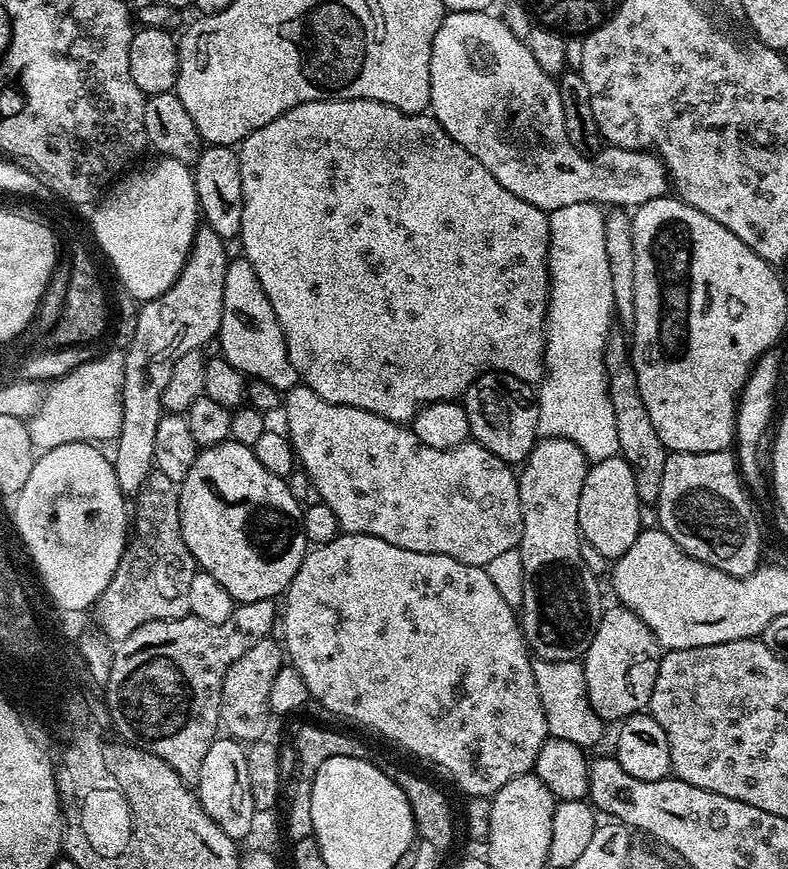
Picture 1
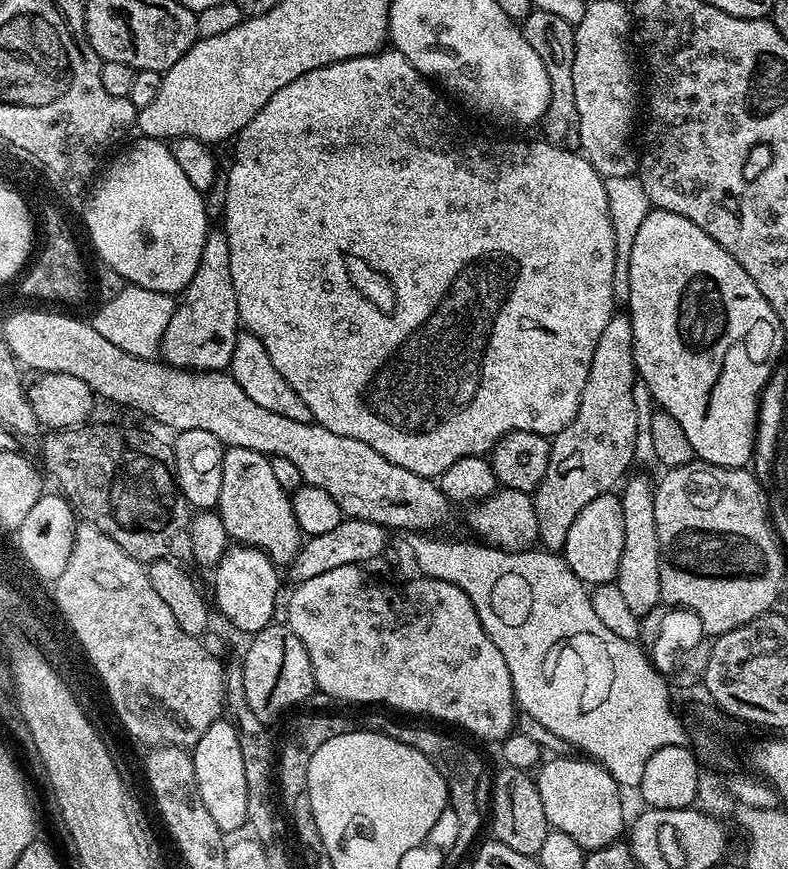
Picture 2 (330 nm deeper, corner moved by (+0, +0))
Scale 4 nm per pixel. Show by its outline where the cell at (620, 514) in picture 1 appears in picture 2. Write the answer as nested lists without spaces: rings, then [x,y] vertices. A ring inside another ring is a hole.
[[[615,491],[603,492],[601,496],[594,498],[594,502],[590,502],[590,506],[582,509],[578,518],[574,518],[570,534],[566,534],[562,555],[570,570],[574,570],[574,574],[585,586],[610,584],[618,574],[618,562],[622,562],[623,545],[622,502]]]

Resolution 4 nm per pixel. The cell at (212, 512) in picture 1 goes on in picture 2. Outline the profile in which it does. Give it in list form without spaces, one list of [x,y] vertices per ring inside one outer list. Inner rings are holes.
[[[233,543],[222,554],[212,576],[212,592],[216,595],[215,607],[238,632],[255,634],[267,624],[273,623],[276,612],[276,595],[280,592],[280,576],[277,565],[266,553],[248,544]]]

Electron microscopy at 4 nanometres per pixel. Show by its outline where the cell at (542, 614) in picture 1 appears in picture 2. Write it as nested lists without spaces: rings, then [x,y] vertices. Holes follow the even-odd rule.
[[[614,314],[610,322],[606,322],[606,330],[602,330],[602,338],[598,338],[598,346],[594,346],[594,358],[590,366],[590,374],[586,378],[586,386],[582,386],[578,414],[574,414],[571,422],[551,437],[550,462],[546,466],[546,474],[542,482],[534,493],[539,543],[545,549],[563,549],[566,534],[570,534],[570,526],[574,518],[578,518],[578,514],[582,514],[582,509],[590,506],[594,498],[598,498],[603,492],[613,491],[617,487],[615,484],[619,485],[625,479],[624,471],[634,464],[638,438],[638,414],[634,410],[632,386],[637,383],[637,380],[632,319],[626,314]]]

